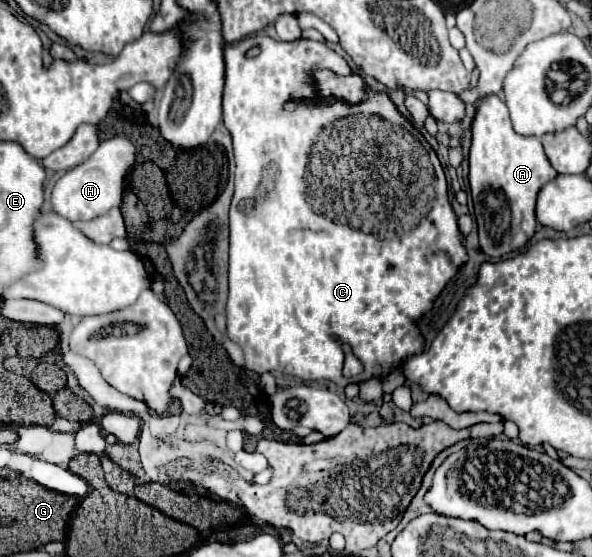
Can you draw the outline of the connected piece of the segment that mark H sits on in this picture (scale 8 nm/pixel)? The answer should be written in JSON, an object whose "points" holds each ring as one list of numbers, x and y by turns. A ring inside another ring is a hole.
{"points":[[113,137,101,141,97,151,87,161,65,171,57,179,51,191,53,209,69,221,91,221,107,213,111,207,119,207,123,197,123,179,133,165,135,165,135,147,131,145,129,139]]}

